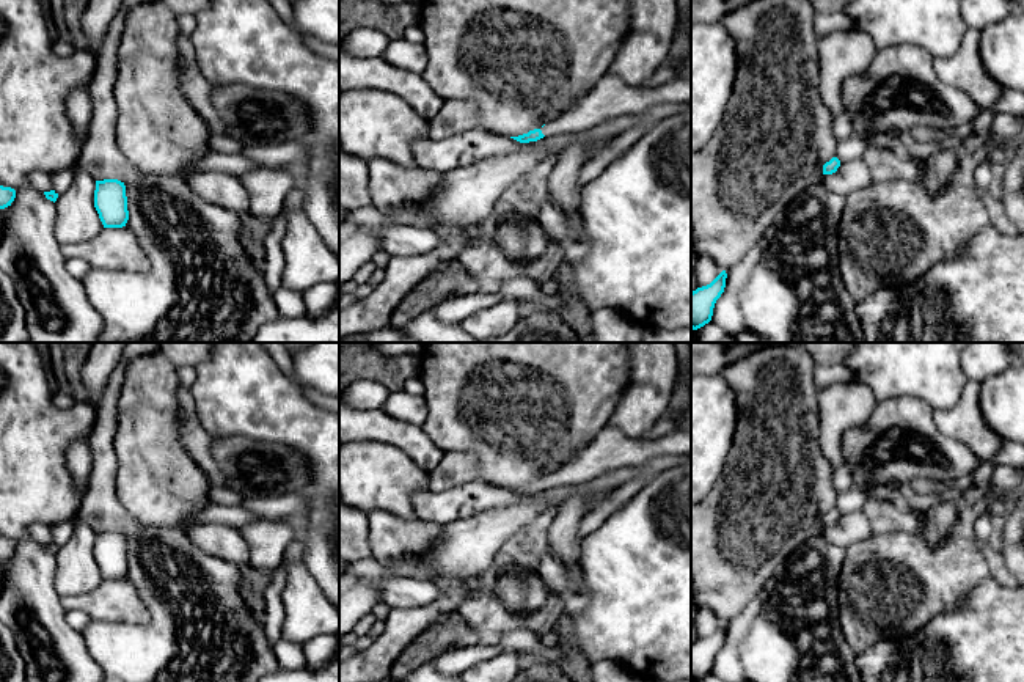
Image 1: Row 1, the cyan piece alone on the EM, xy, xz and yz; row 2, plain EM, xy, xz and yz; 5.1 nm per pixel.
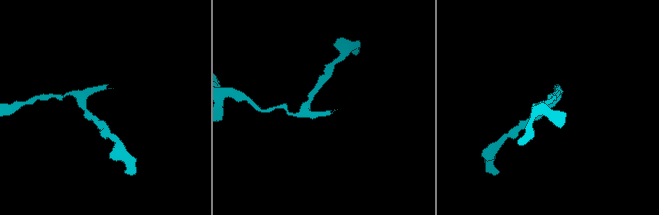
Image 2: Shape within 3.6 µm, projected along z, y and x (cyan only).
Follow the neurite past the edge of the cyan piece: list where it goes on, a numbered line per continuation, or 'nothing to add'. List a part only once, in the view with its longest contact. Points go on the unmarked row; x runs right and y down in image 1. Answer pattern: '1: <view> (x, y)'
1: xz (611, 448)

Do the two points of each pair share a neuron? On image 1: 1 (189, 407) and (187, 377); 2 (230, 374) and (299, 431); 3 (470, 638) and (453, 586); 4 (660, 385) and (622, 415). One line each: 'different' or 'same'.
1: different
2: same
3: different
4: same

